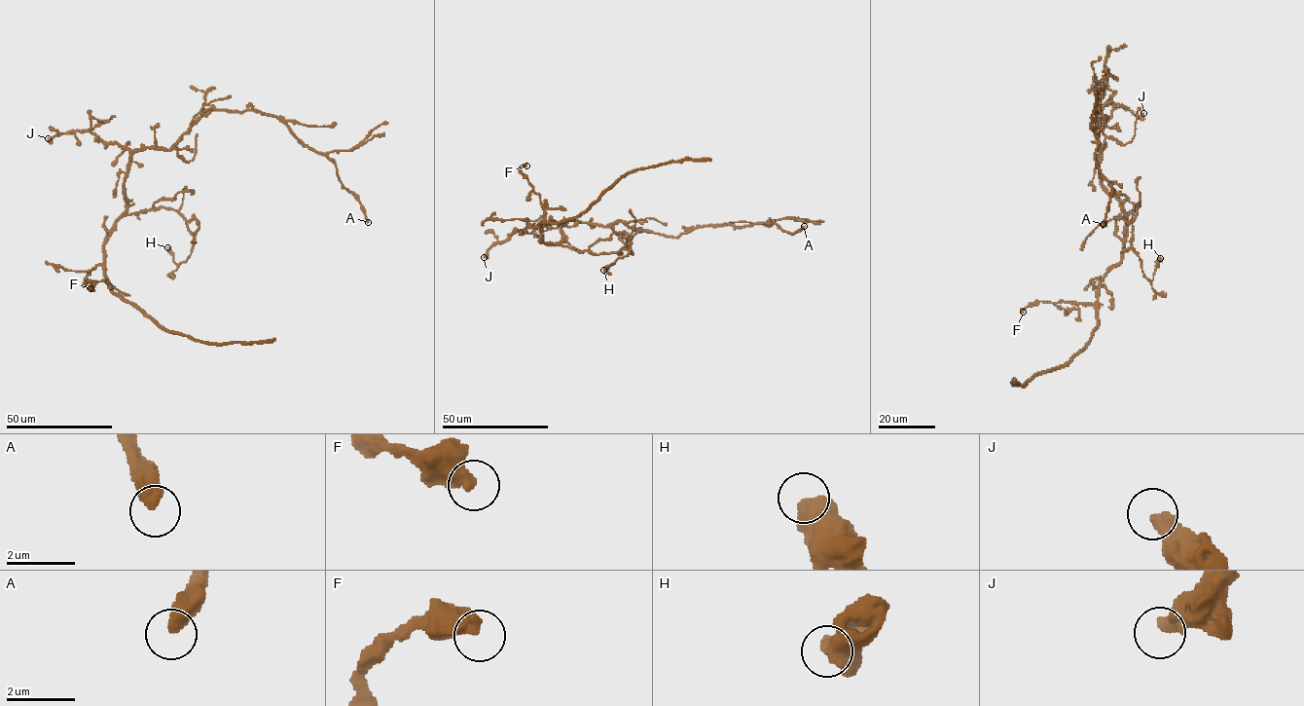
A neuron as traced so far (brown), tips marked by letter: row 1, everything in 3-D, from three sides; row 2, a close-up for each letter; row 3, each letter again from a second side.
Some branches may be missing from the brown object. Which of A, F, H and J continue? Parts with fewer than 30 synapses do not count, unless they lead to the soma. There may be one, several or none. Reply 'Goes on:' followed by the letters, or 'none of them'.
Goes on: none of them

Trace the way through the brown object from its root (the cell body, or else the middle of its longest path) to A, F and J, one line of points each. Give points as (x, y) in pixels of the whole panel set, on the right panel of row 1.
A: (1100, 155), (1096, 129), (1103, 127), (1095, 108), (1111, 76), (1102, 83), (1095, 152), (1111, 189), (1103, 224)
F: (1100, 155), (1101, 183), (1117, 200), (1125, 215), (1122, 259), (1103, 278), (1094, 304), (1034, 302), (1023, 312)
J: (1100, 155), (1095, 130), (1106, 103), (1126, 106), (1136, 116), (1143, 113)

